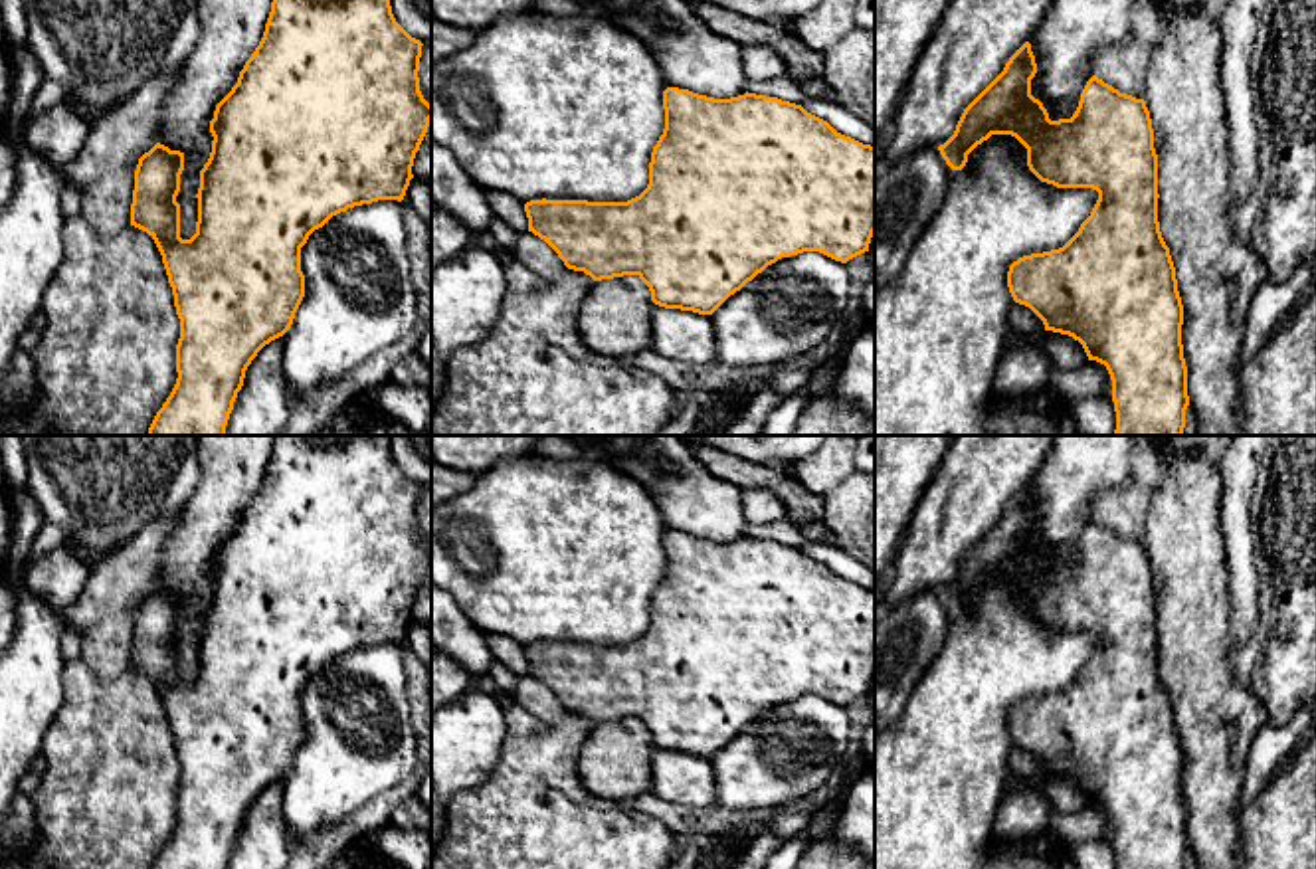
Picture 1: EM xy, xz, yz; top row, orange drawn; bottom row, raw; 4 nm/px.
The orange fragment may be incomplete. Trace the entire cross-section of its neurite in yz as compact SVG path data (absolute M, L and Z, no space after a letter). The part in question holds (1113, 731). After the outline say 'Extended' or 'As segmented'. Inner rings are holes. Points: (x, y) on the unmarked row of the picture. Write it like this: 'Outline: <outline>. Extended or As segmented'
Outline: M1025 485L964 552L954 578L938 594L952 614L962 614L978 588L991 578L1011 578L1027 592L1027 610L1041 626L1098 635L1090 659L1063 691L1023 699L1009 709L1009 736L1043 764L1045 774L1073 780L1088 804L1106 810L1116 869L1185 869L1183 748L1158 665L1158 598L1146 544L1092 519L1075 558L1051 564L1031 538L1035 517L1035 499Z. As segmented

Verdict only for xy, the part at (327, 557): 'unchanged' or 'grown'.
unchanged

